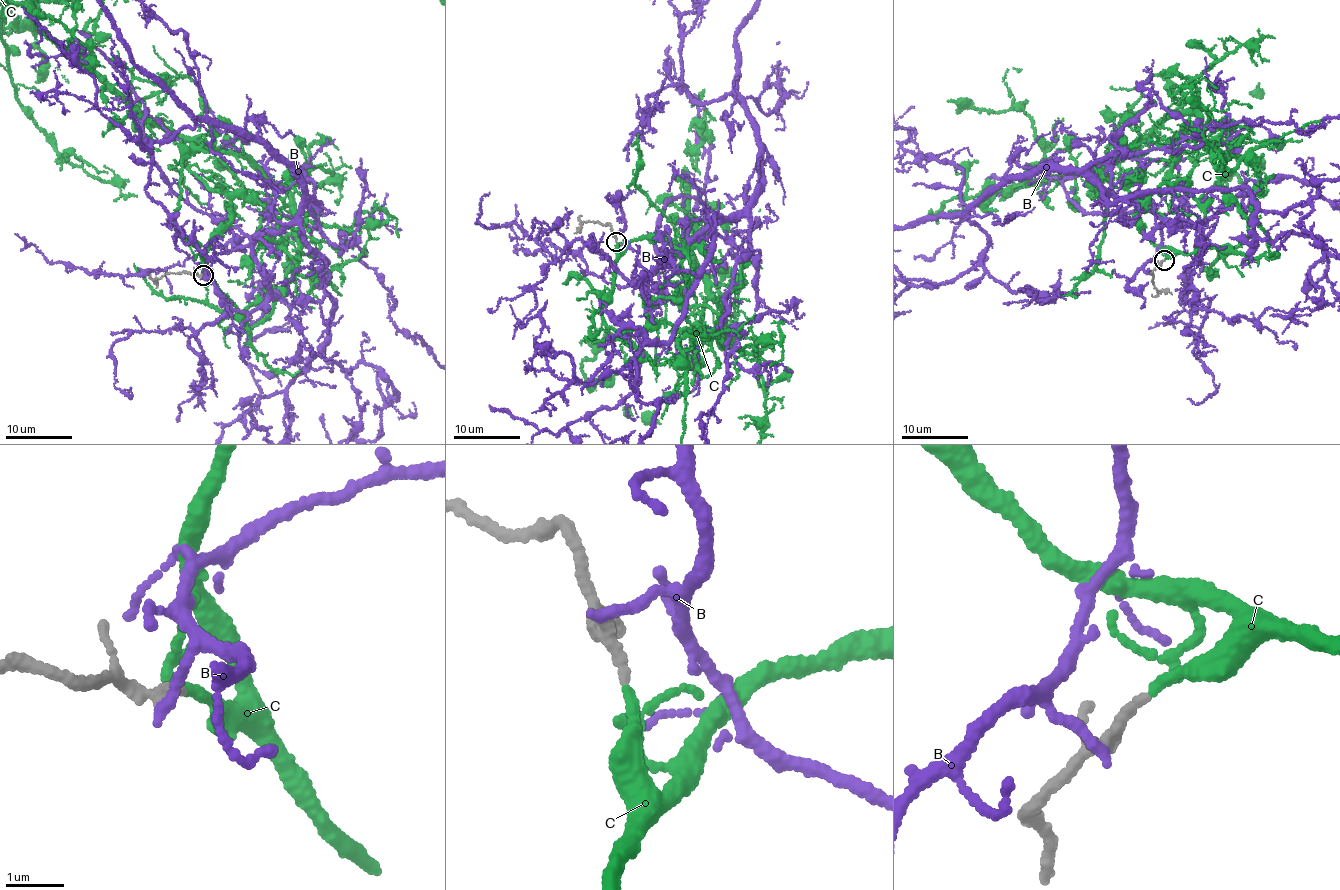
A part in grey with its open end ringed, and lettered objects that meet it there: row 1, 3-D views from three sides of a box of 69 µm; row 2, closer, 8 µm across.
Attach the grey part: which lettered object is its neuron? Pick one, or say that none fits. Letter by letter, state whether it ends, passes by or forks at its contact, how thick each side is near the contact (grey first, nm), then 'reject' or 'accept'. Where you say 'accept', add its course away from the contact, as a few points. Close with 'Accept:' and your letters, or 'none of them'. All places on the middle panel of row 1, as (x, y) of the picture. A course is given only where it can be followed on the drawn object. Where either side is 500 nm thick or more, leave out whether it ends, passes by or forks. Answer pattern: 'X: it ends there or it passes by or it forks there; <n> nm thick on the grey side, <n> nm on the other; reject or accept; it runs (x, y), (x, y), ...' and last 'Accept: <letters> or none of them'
B: it ends there; 170 nm thick on the grey side, 160 nm on the other; reject
C: it ends there; 180 nm thick on the grey side, 150 nm on the other; accept
Accept: C

